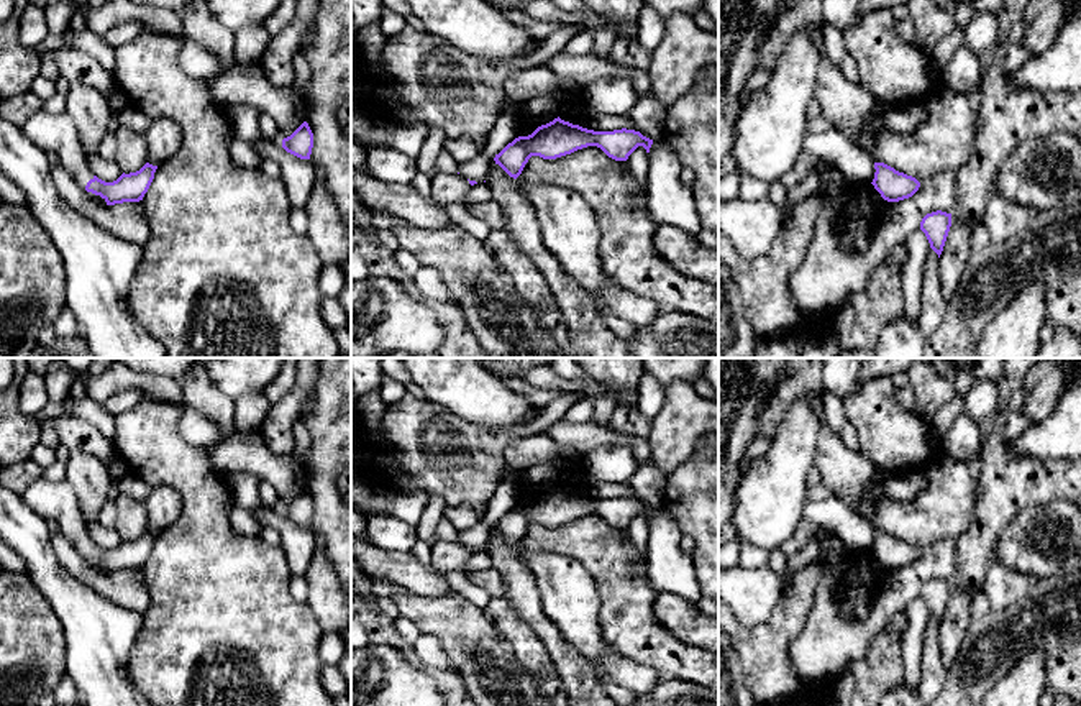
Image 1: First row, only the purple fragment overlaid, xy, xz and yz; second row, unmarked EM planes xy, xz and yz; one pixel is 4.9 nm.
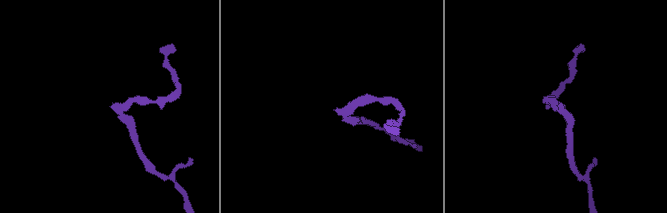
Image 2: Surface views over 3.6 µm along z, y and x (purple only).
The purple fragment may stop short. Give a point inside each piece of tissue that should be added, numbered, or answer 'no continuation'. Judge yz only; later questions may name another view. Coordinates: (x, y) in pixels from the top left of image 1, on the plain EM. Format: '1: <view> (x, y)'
no continuation

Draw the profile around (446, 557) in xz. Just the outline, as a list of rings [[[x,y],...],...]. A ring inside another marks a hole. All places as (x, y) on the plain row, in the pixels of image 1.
[[[435,542],[431,545],[431,563],[440,573],[464,571],[469,557],[469,548],[461,542]]]

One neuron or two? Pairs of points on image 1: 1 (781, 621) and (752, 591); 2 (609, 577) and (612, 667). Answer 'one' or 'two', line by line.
1: two
2: two

